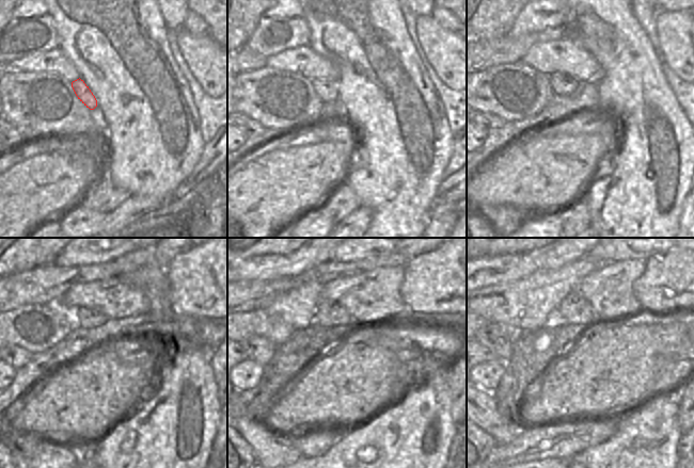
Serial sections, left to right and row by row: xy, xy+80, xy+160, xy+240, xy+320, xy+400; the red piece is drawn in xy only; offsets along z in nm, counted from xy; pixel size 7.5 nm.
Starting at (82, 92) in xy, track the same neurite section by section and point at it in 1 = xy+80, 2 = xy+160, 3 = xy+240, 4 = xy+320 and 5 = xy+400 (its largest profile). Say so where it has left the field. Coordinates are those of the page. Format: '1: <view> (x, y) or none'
1: xy+80 (327, 90)
2: xy+160 (562, 84)
3: xy+240 (85, 318)
4: xy+320 (328, 313)
5: xy+400 (576, 309)

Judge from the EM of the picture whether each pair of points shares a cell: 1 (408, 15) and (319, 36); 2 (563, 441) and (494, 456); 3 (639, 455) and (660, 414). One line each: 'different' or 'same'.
1: different
2: same
3: same

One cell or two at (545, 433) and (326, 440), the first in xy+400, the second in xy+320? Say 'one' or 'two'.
one

